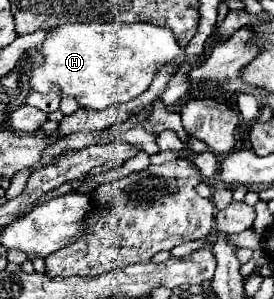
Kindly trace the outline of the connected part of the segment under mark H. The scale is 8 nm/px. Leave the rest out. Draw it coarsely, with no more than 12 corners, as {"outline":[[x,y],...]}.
{"outline":[[150,23],[46,31],[30,87],[100,111],[182,55]]}

